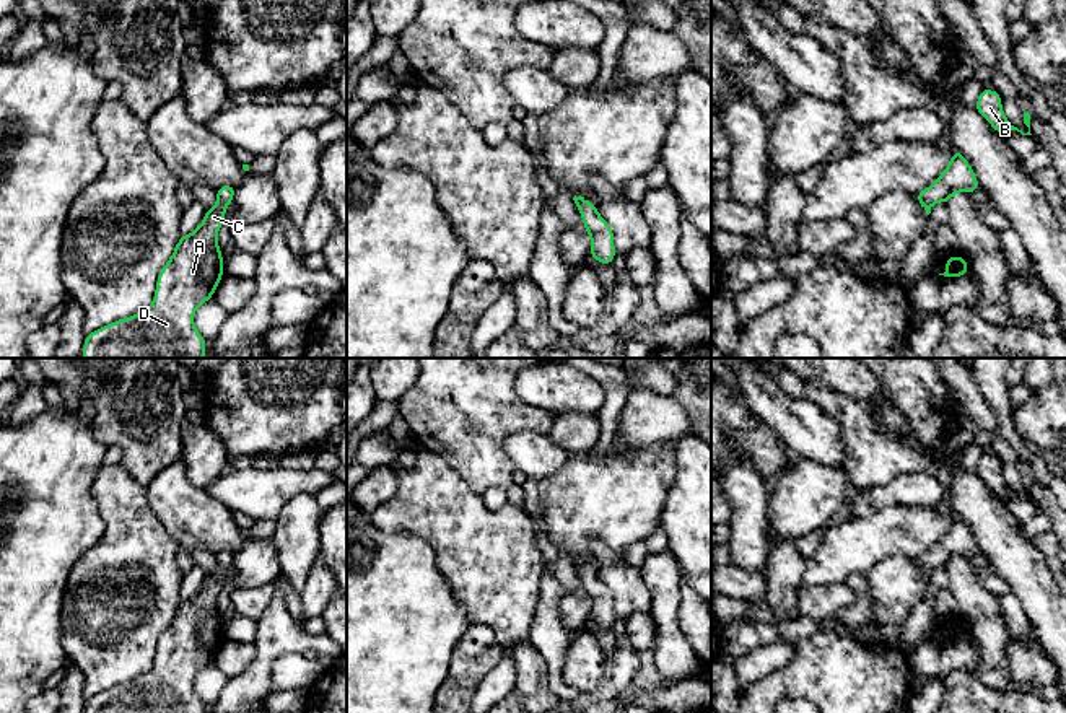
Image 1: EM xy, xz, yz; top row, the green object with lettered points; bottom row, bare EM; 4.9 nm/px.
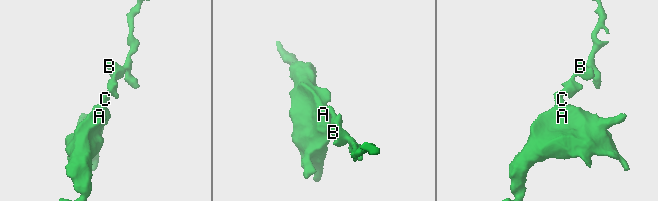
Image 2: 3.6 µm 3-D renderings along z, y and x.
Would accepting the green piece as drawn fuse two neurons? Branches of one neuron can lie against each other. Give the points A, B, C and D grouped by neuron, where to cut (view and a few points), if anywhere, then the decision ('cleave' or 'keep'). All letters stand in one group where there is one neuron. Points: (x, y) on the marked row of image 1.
groups A B C D; cut none; keep

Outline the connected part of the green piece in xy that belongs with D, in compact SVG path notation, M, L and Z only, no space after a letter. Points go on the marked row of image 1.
M216 189L216 205L207 208L199 228L181 234L158 273L153 304L86 334L83 358L203 358L207 340L194 326L194 313L213 298L223 278L216 236L234 189Z

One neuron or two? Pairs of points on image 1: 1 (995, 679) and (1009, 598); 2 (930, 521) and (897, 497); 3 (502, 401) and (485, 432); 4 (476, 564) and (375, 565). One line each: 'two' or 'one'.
1: two
2: two
3: one
4: two

